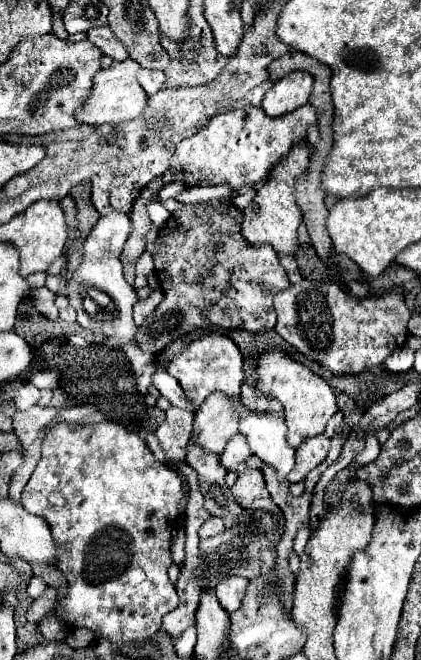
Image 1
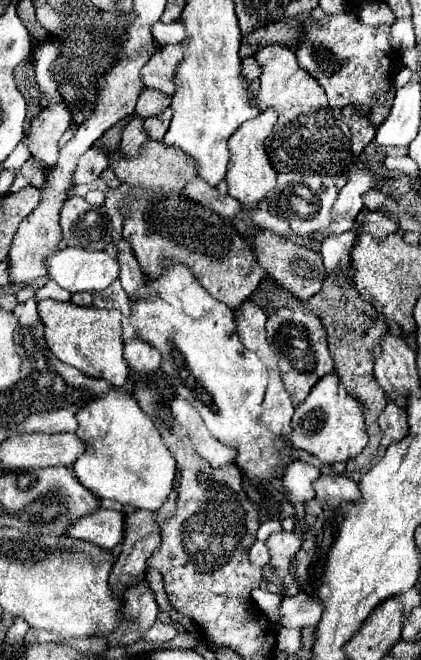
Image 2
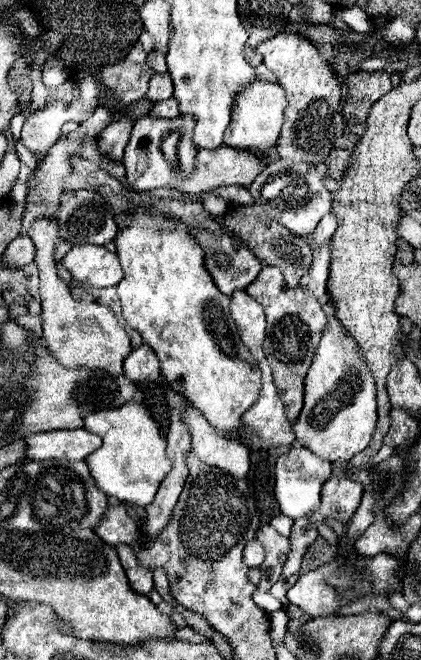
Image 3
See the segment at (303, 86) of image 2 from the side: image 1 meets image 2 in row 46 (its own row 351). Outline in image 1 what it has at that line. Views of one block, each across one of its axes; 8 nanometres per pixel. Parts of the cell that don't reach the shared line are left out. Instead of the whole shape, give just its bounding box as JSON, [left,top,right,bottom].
[256,350,338,448]

